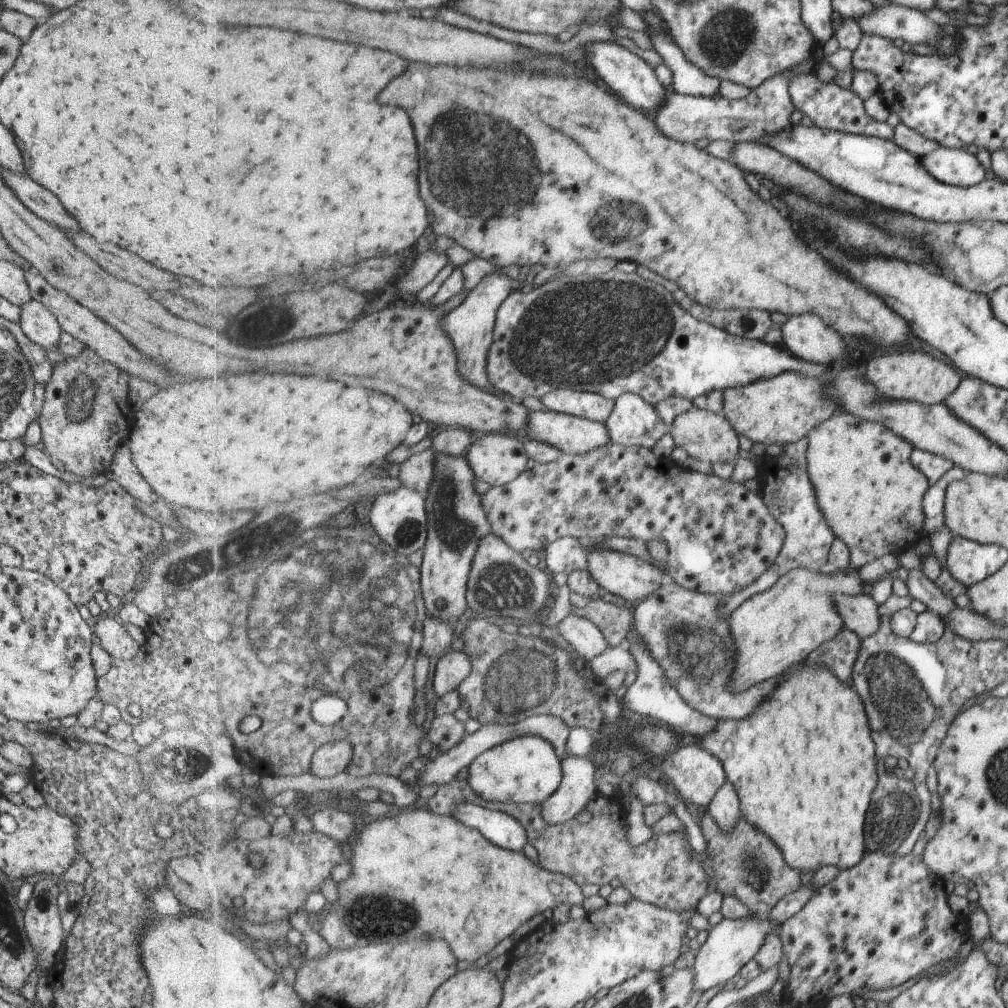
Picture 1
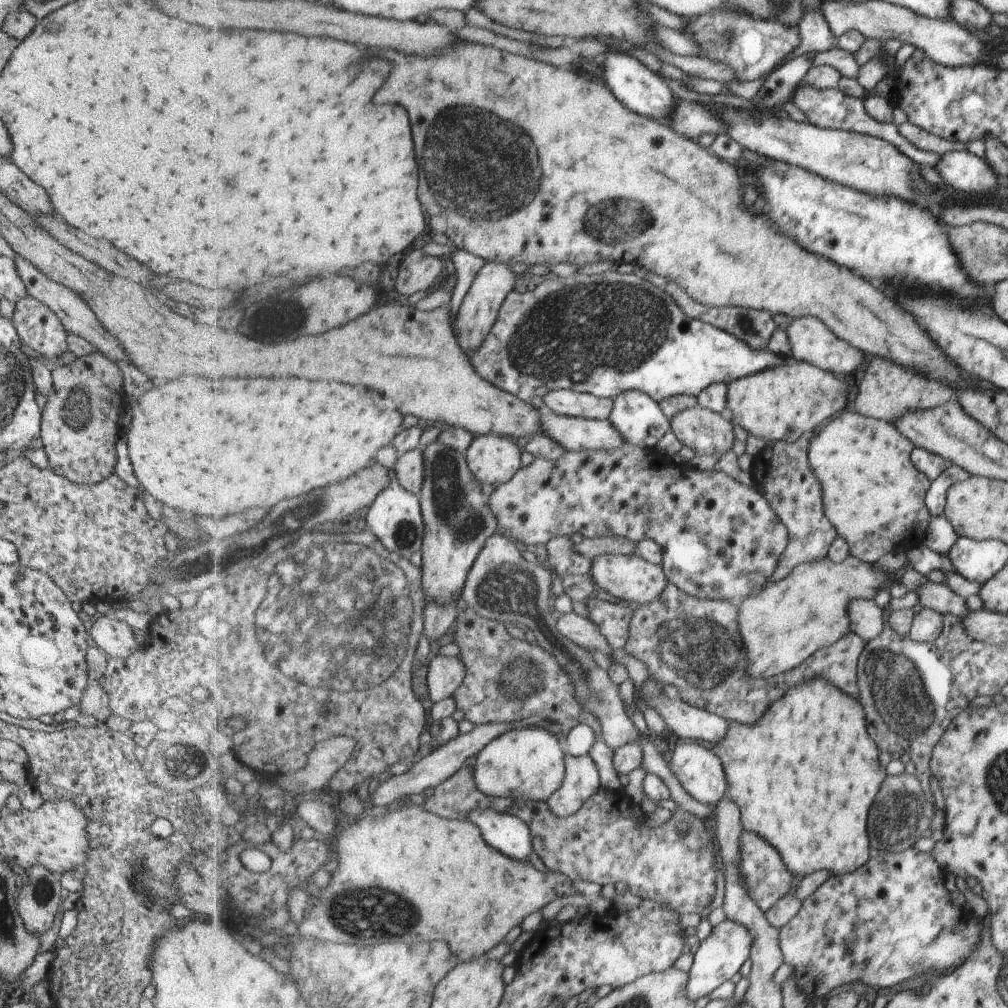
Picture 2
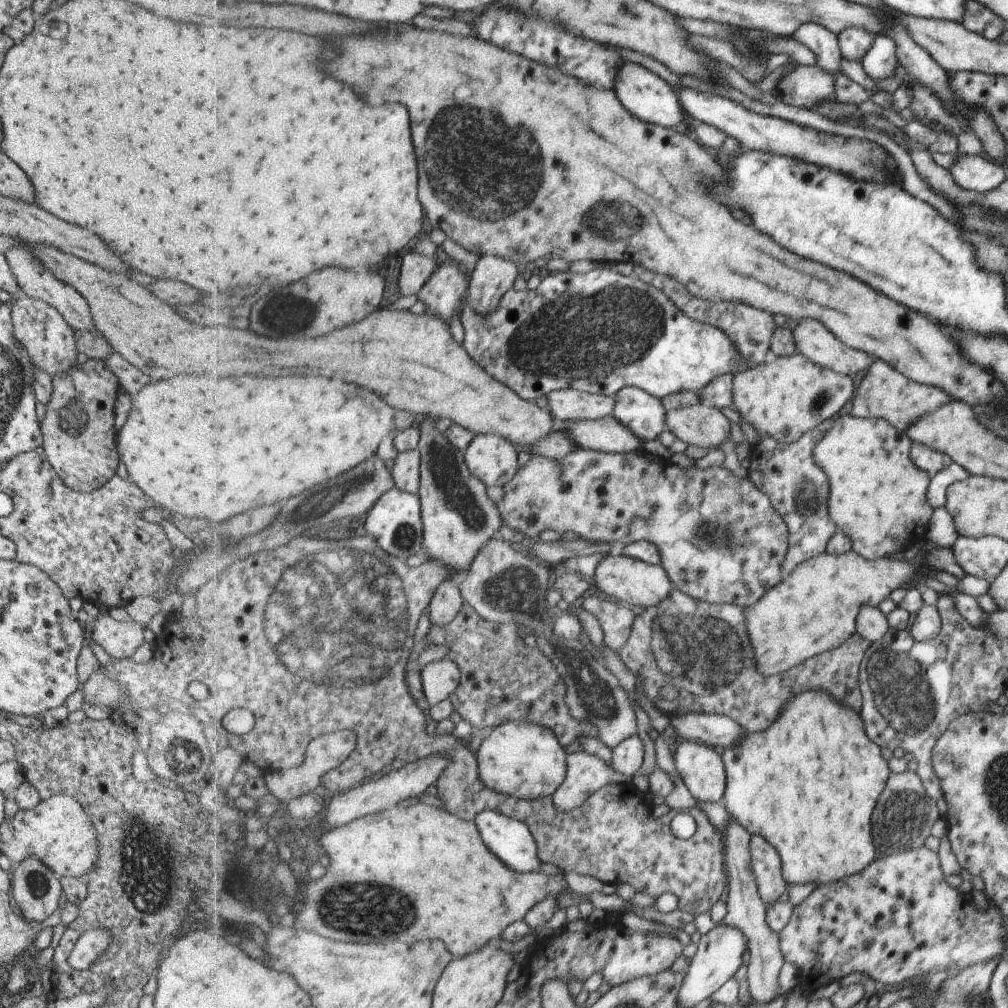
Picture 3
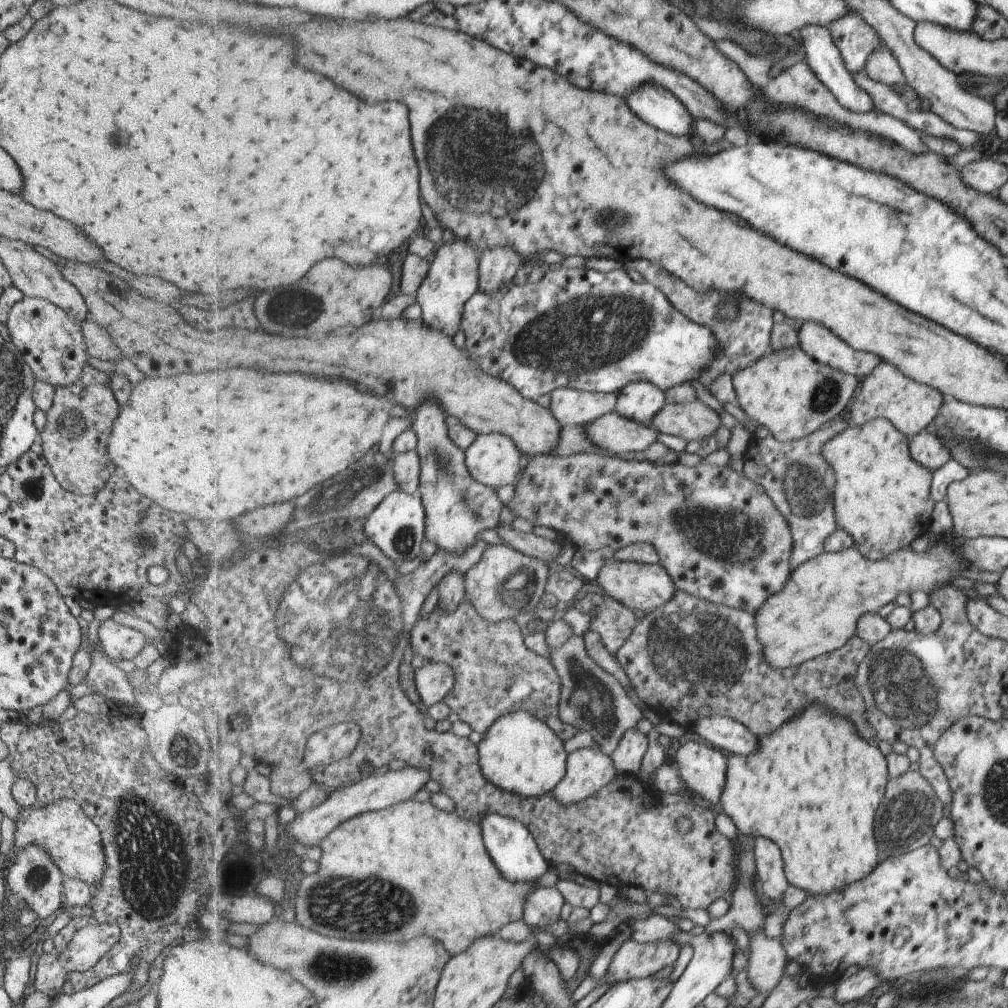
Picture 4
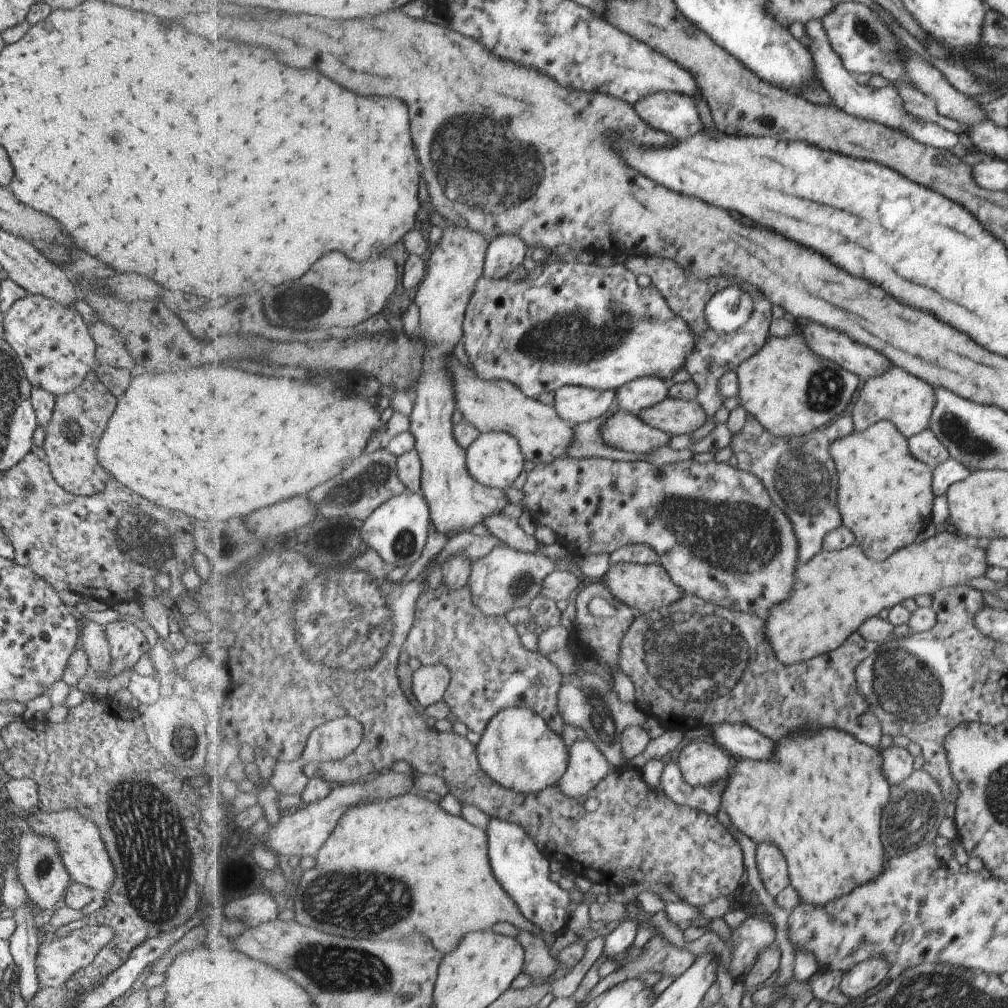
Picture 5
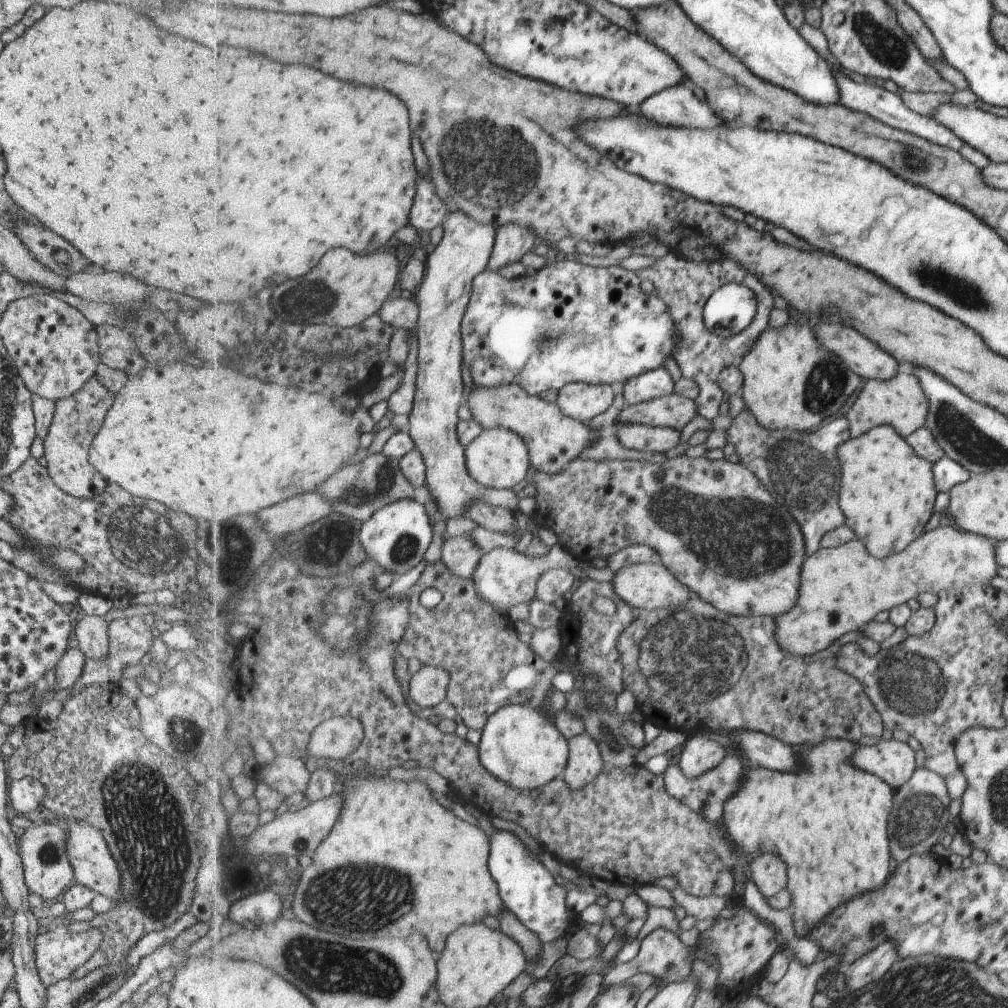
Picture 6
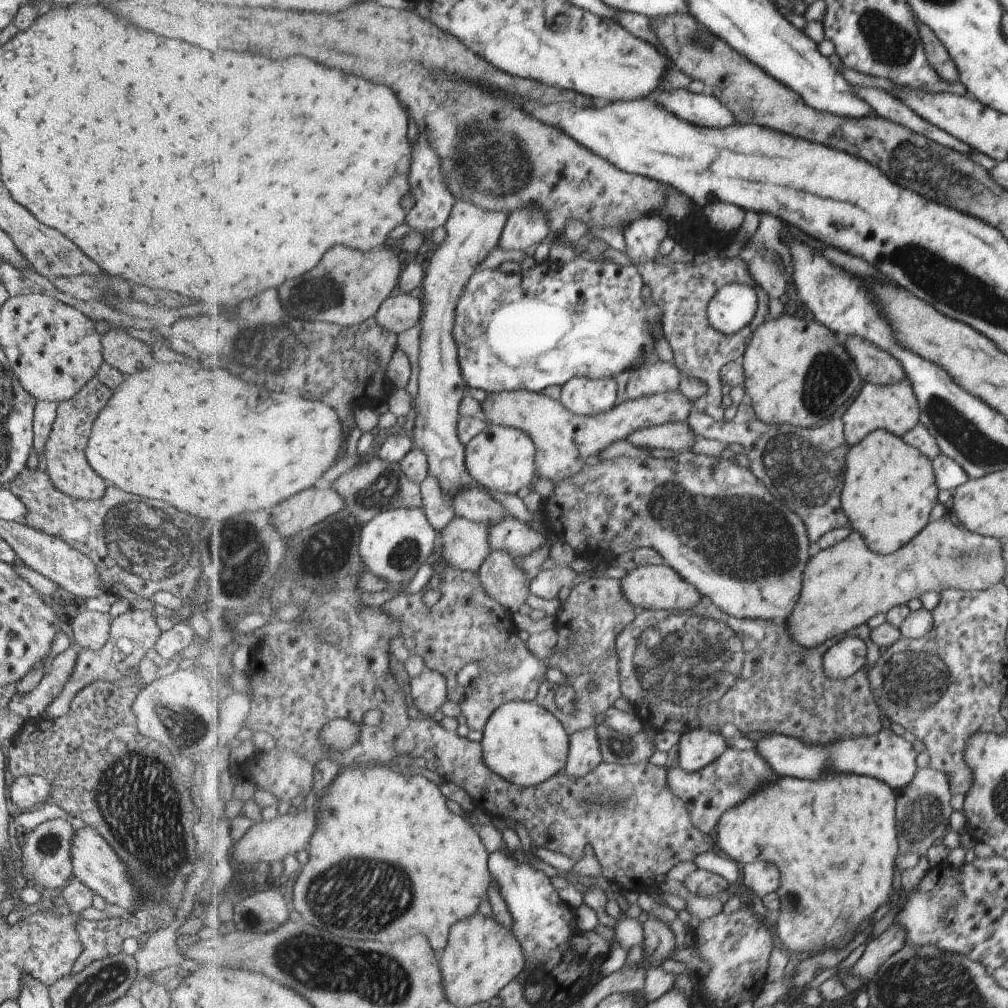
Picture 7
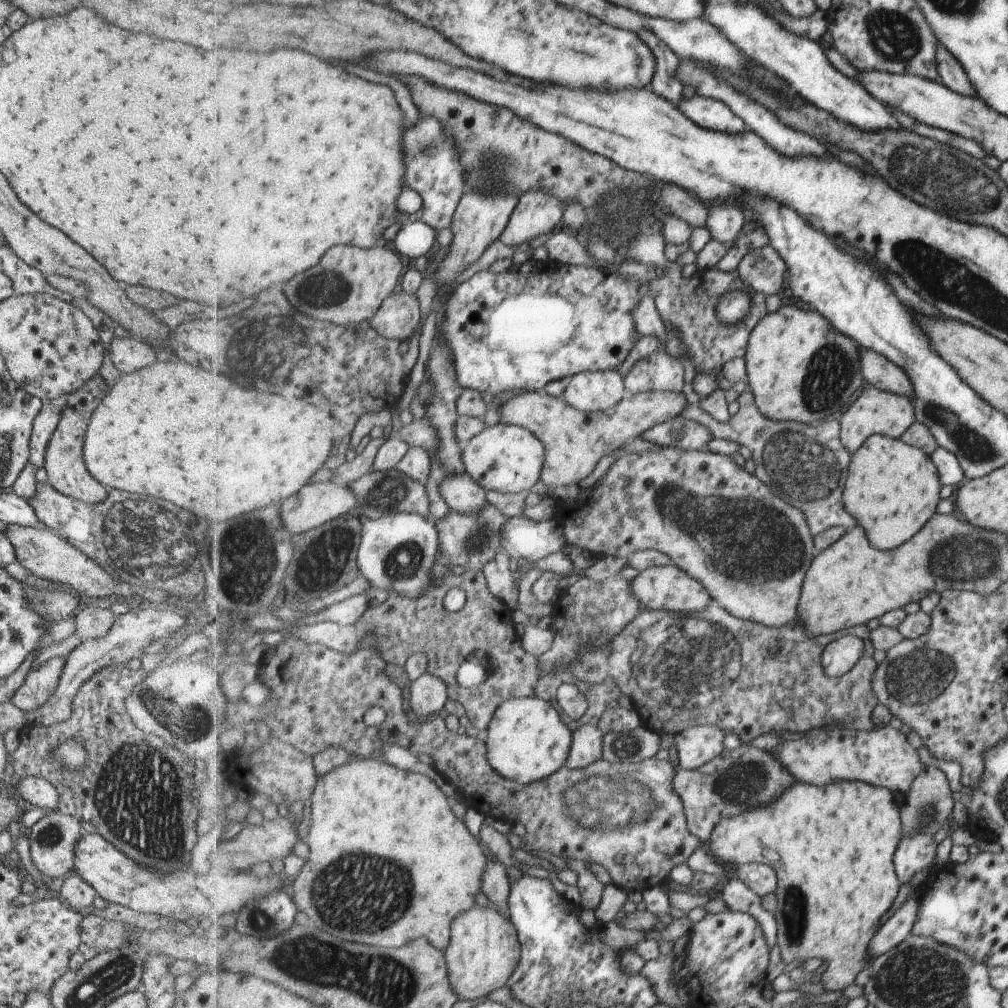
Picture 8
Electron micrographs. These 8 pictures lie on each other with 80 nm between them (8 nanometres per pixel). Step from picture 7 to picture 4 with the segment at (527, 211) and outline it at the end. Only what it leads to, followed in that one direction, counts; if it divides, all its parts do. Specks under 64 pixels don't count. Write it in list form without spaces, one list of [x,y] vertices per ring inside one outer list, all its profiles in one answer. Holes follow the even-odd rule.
[[[510,247],[487,248],[481,251],[479,291],[492,295],[499,289],[509,286],[523,263],[522,255]]]

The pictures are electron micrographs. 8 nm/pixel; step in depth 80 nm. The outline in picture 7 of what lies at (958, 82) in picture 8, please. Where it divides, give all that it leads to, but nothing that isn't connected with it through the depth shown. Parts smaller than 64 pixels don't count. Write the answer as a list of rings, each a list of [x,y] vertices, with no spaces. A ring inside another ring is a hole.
[[[918,19],[914,20],[915,28],[918,30],[919,40],[922,43],[923,52],[934,70],[944,81],[955,84],[958,82],[958,72],[955,65],[948,57],[947,51],[937,40],[933,31]]]

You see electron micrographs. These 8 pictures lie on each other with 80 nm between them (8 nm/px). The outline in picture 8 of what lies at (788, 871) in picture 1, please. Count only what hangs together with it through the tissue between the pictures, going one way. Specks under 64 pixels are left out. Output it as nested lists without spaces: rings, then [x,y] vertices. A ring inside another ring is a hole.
[[[745,863],[735,870],[735,876],[741,879],[760,897],[776,894],[778,873],[774,867],[765,863]]]

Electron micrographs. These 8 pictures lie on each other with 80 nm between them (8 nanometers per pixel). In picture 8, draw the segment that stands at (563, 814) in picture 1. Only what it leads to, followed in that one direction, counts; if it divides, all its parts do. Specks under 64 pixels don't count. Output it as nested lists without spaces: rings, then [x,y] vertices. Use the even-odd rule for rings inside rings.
[[[583,725],[573,733],[571,752],[566,762],[570,769],[586,769],[604,758],[604,732],[598,725]]]

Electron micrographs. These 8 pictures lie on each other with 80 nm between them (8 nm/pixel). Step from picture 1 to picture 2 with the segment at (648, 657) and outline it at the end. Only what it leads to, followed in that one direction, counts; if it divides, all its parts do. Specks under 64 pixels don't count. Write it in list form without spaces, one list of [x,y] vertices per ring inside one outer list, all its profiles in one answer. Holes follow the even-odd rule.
[[[651,677],[643,683],[638,690],[638,695],[644,699],[644,702],[652,707],[664,720],[667,726],[667,731],[673,732],[678,737],[689,738],[690,741],[705,740],[711,744],[717,744],[721,739],[726,737],[730,721],[715,713],[710,713],[708,710],[702,710],[683,702],[680,697],[669,699],[665,696],[665,683],[659,679]]]

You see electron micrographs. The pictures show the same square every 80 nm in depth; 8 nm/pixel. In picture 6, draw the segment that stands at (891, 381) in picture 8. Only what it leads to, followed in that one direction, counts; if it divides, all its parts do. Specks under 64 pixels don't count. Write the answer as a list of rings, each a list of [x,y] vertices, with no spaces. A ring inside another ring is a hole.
[[[819,324],[817,330],[819,342],[835,356],[839,354],[859,376],[887,380],[897,372],[895,360],[859,332],[841,324]]]

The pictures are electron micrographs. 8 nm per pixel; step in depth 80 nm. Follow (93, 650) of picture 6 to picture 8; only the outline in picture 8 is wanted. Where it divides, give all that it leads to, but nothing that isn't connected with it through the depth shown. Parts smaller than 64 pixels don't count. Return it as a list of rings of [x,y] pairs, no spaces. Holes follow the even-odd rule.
[[[91,605],[80,607],[73,615],[73,619],[74,633],[77,634],[81,641],[103,638],[114,621],[109,609]]]

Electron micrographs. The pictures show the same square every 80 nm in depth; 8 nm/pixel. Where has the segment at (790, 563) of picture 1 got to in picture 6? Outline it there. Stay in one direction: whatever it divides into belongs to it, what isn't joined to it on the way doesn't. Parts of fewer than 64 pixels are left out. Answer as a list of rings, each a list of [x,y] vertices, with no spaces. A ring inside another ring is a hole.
[[[749,408],[733,420],[728,429],[728,442],[735,446],[739,463],[758,475],[774,498],[798,520],[806,538],[807,556],[818,552],[827,533],[846,524],[846,515],[840,506],[842,466],[837,448],[849,437],[847,418],[833,420],[813,431],[770,431]]]

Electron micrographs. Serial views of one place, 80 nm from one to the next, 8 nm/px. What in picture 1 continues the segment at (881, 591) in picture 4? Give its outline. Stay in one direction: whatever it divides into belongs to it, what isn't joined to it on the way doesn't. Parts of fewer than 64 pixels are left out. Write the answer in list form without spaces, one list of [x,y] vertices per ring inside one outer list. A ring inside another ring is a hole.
[[[792,570],[770,589],[748,598],[728,618],[736,650],[736,665],[728,689],[738,695],[758,684],[779,677],[795,663],[808,656],[824,642],[835,638],[845,628],[834,603],[836,594],[858,595],[863,586],[856,570]]]

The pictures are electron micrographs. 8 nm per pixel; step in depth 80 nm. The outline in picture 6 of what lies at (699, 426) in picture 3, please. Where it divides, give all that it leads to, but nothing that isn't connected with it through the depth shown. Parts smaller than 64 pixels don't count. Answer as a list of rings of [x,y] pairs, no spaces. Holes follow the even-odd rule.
[[[673,393],[640,405],[627,406],[620,412],[617,422],[665,426],[682,431],[697,416],[699,414],[696,401]]]

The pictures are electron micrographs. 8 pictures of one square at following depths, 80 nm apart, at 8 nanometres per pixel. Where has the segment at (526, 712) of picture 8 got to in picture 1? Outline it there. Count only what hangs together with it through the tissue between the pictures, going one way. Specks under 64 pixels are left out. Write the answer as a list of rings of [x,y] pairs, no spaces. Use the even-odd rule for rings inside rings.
[[[535,735],[497,745],[478,756],[468,768],[471,788],[481,798],[491,802],[531,802],[541,805],[557,792],[562,776],[562,759],[558,757],[553,743]]]

